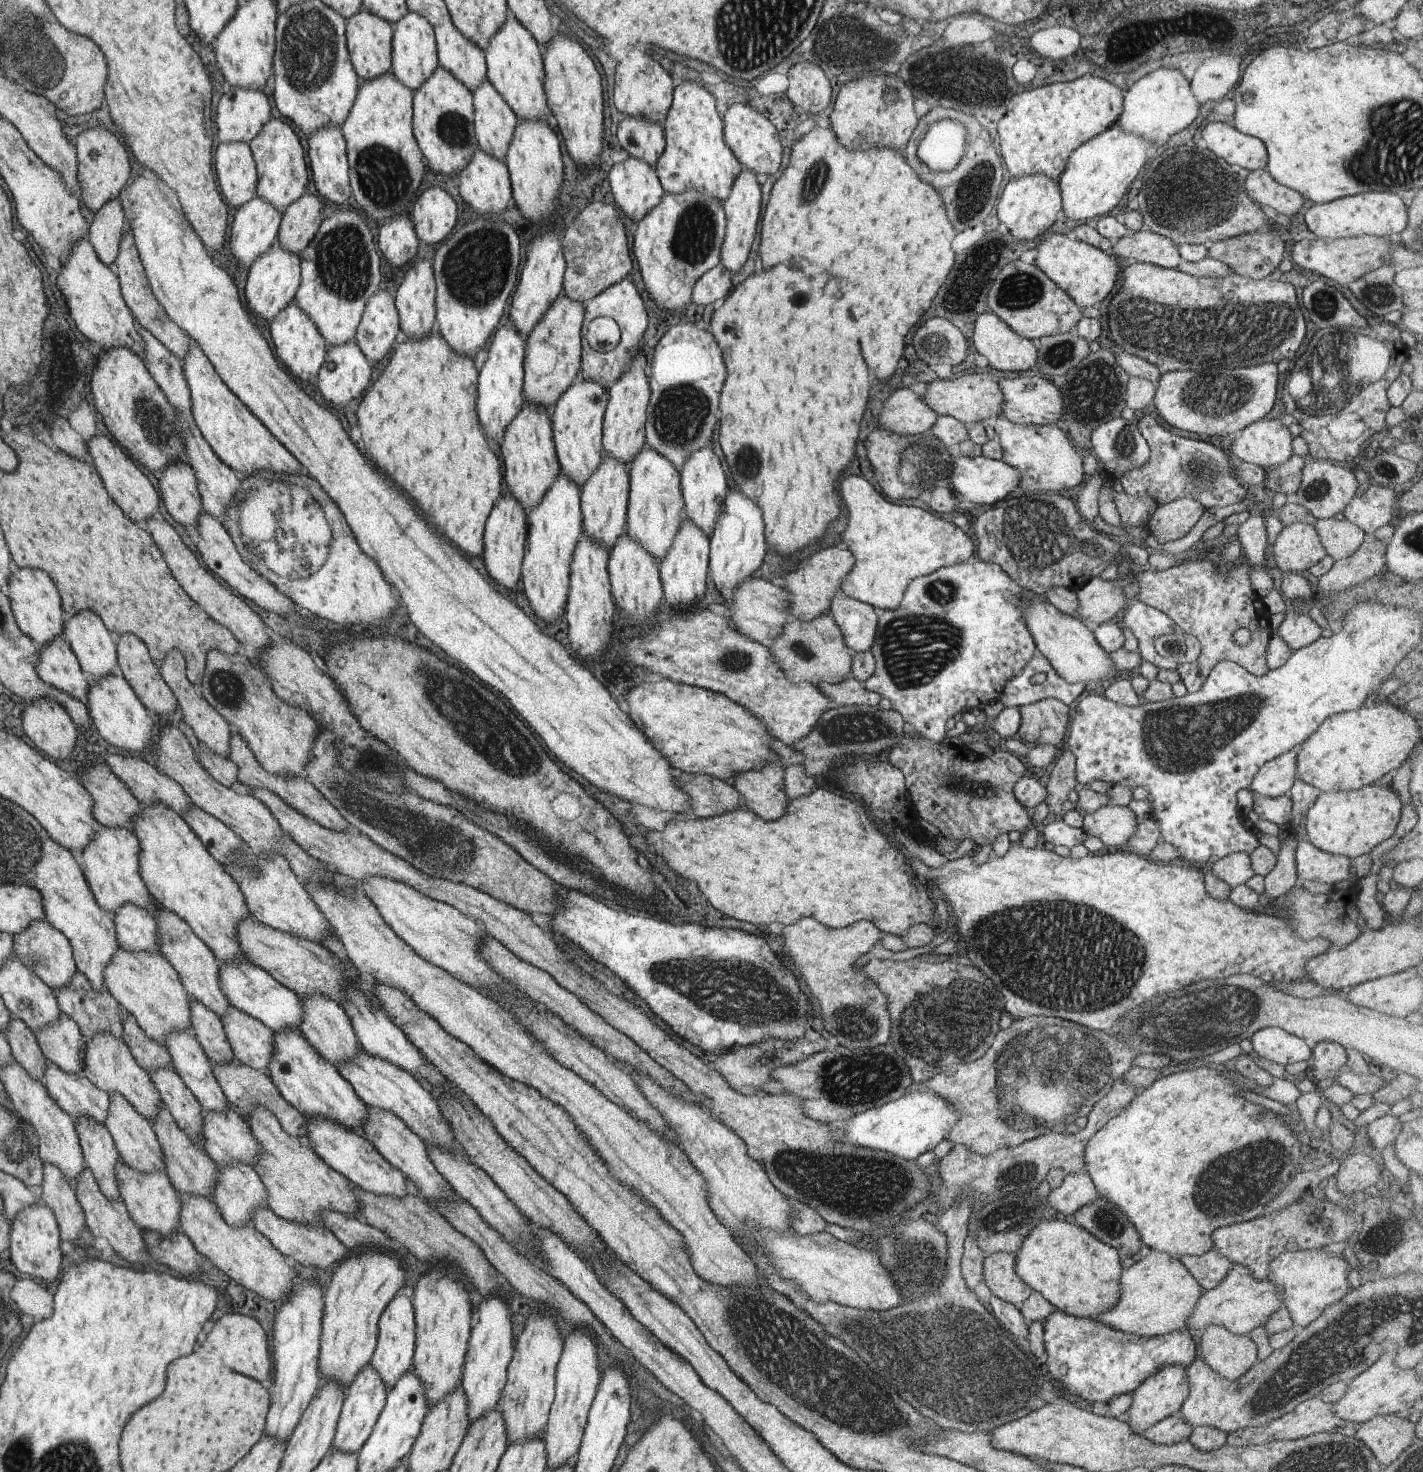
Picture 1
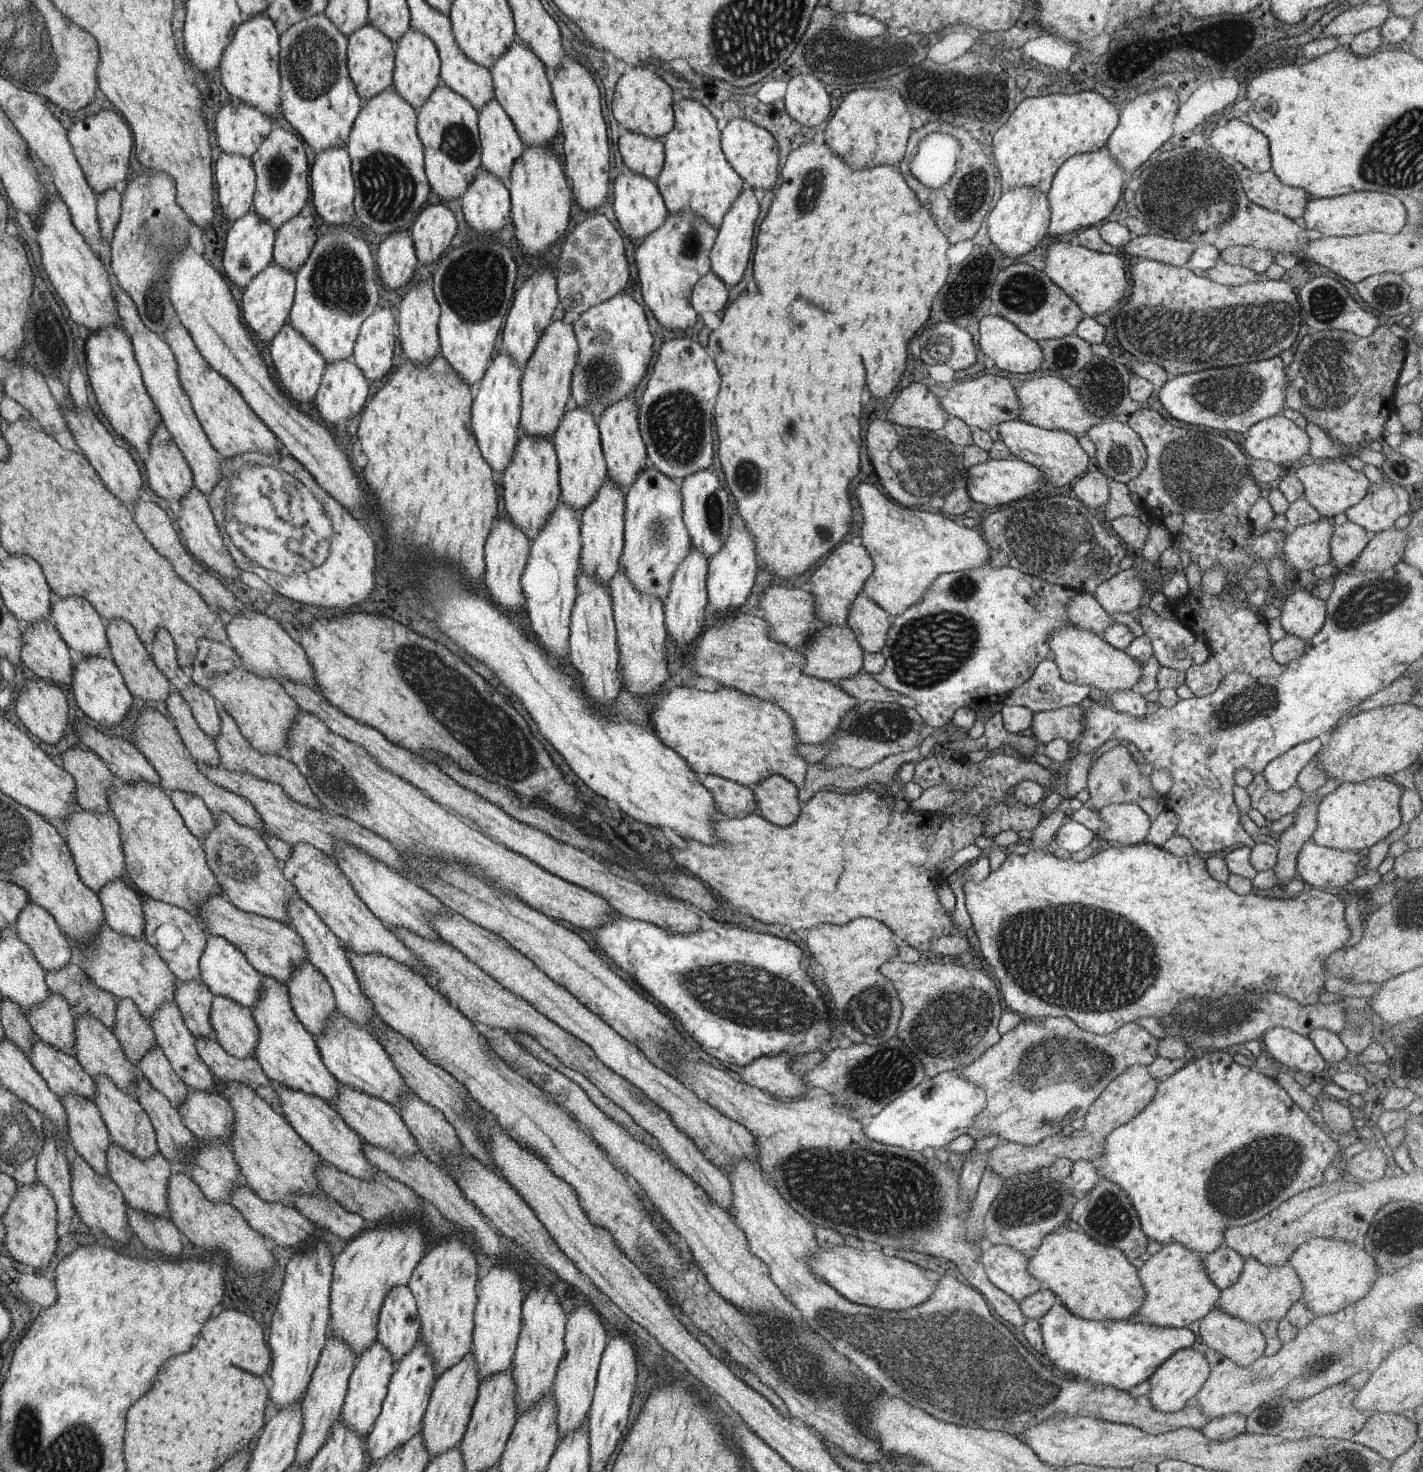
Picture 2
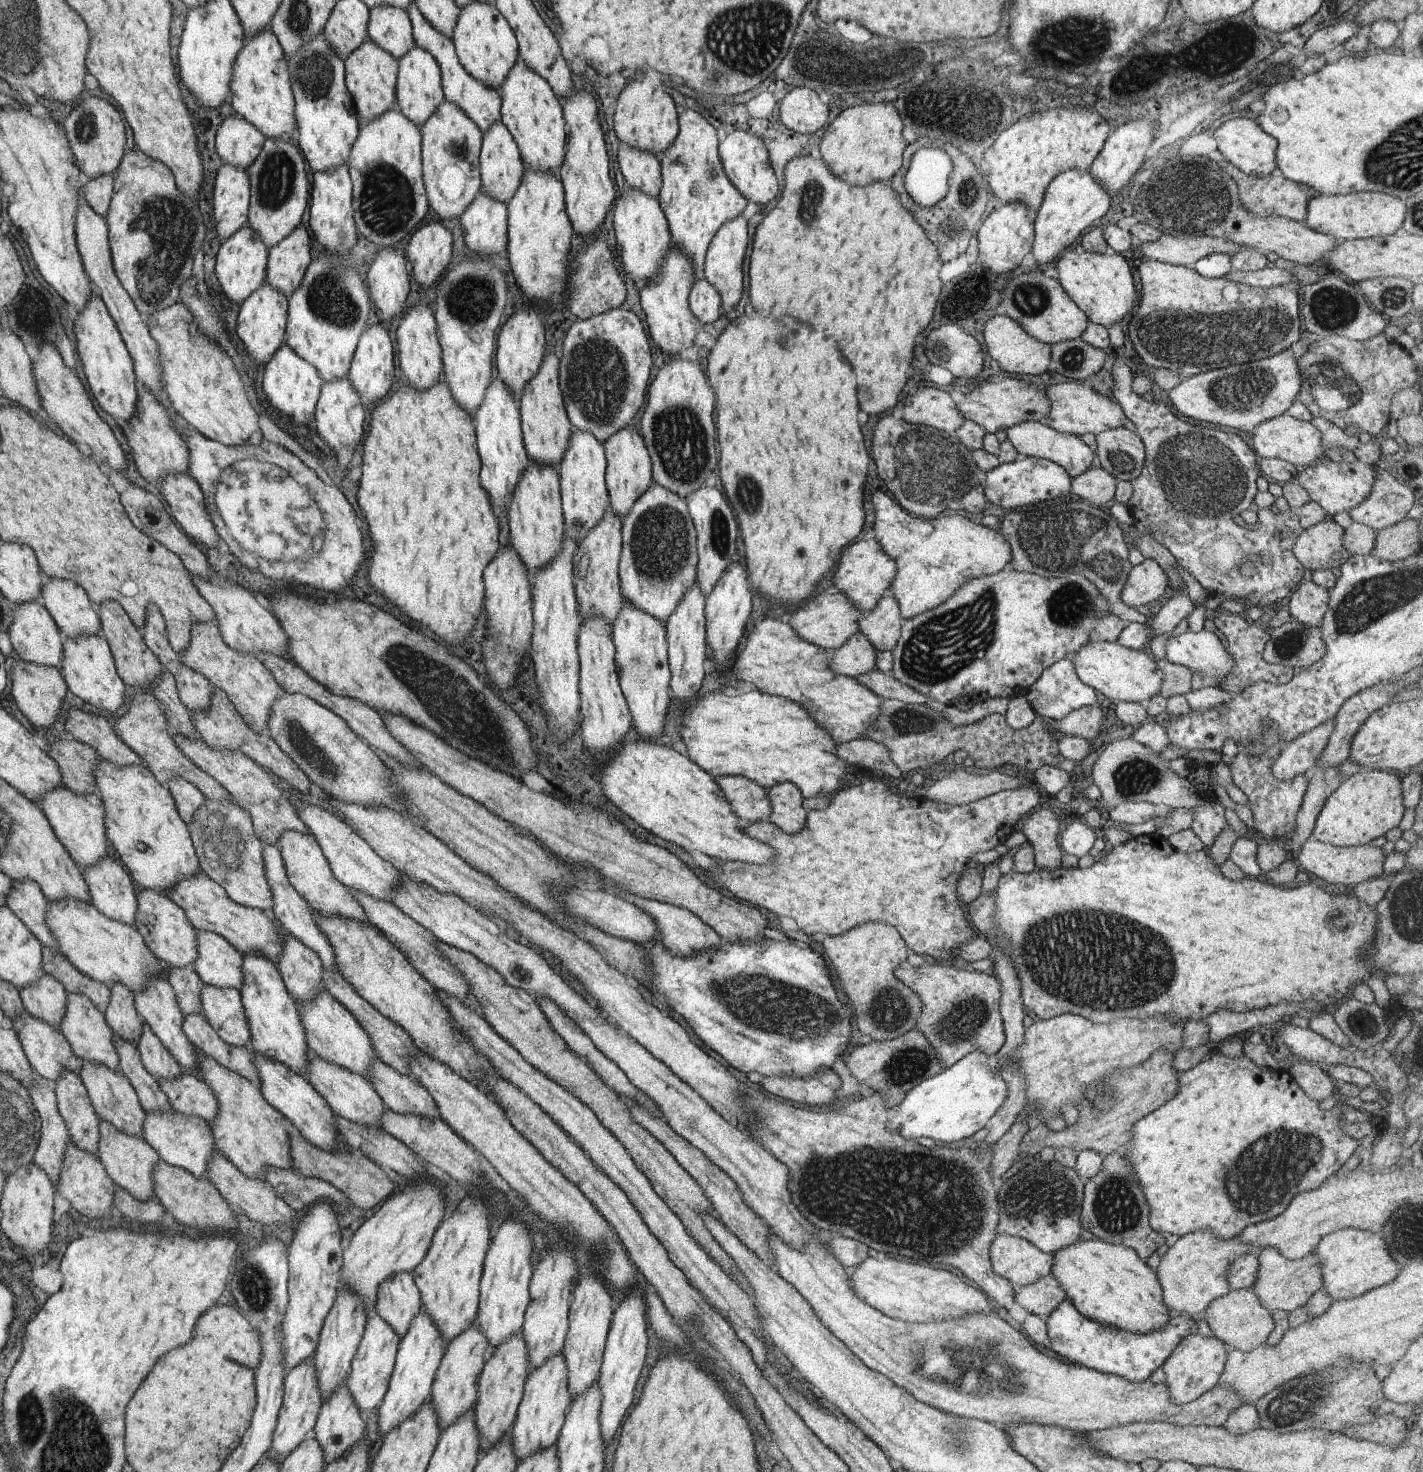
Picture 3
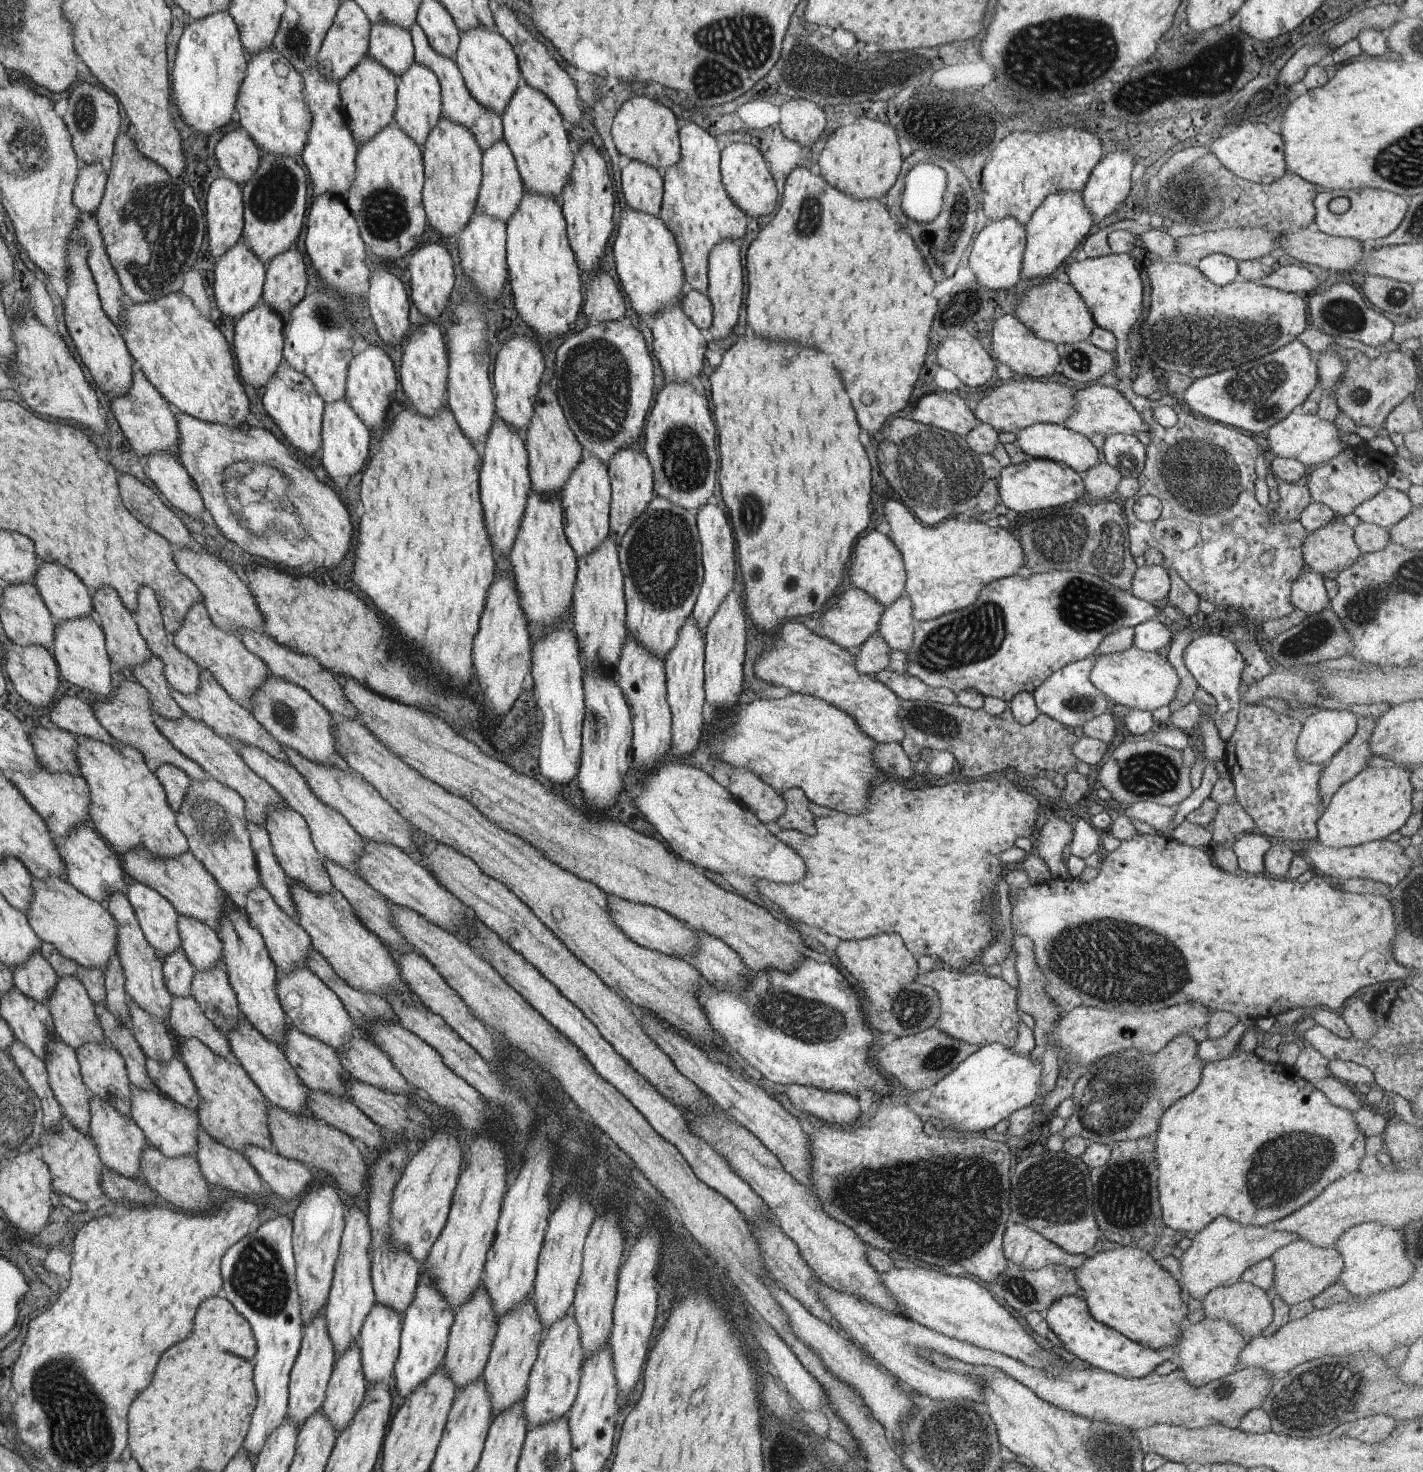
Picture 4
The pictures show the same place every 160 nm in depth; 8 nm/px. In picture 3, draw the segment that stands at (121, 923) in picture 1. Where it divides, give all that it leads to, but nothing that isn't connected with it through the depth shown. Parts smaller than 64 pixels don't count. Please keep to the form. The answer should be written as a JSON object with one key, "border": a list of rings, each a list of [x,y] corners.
{"border":[[[111,854],[103,855],[81,873],[89,889],[89,902],[105,916],[133,926],[138,904],[135,904],[131,880],[119,862],[115,862]]]}

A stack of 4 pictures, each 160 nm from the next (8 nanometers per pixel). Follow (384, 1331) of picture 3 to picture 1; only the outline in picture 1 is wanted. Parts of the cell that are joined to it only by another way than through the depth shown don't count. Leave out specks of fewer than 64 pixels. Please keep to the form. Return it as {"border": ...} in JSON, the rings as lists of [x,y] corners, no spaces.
{"border":[[[371,1365],[363,1367],[358,1375],[355,1375],[353,1384],[345,1388],[345,1400],[342,1403],[341,1414],[338,1415],[331,1449],[357,1453],[369,1438],[370,1432],[385,1406],[387,1394],[389,1394],[389,1389],[386,1388],[375,1368]]]}

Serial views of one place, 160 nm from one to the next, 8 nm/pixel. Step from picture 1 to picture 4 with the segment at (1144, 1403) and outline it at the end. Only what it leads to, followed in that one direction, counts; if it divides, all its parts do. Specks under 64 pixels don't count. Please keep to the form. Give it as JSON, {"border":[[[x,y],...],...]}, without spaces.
{"border":[[[1205,1317],[1194,1324],[1191,1323],[1189,1328],[1182,1332],[1176,1345],[1181,1358],[1181,1364],[1177,1368],[1185,1373],[1191,1386],[1203,1386],[1241,1369],[1241,1366],[1238,1366],[1238,1358],[1246,1343],[1247,1339],[1233,1323]]]}

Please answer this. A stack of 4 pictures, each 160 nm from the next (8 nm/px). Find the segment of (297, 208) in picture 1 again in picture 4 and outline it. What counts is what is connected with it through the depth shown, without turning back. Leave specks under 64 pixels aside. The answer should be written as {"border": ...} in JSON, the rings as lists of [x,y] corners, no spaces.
{"border":[[[295,249],[282,253],[267,265],[263,300],[270,309],[283,316],[283,324],[286,324],[289,313],[303,300],[305,286],[307,286],[307,276],[305,274],[307,274],[305,272],[305,264],[303,264],[301,256],[295,252]]]}

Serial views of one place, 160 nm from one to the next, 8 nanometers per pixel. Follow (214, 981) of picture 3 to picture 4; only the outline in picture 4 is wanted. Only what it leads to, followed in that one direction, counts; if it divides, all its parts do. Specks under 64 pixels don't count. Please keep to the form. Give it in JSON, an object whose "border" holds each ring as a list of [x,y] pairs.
{"border":[[[178,915],[177,927],[180,947],[195,971],[222,967],[222,943],[214,929],[183,915]]]}

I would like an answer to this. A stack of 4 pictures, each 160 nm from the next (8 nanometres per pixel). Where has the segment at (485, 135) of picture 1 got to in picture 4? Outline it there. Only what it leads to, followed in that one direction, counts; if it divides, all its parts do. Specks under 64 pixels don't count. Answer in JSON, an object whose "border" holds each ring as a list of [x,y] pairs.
{"border":[[[501,140],[483,151],[482,186],[478,188],[477,212],[489,215],[491,218],[506,223],[518,208],[525,194],[525,185],[519,176],[514,155],[510,148]]]}

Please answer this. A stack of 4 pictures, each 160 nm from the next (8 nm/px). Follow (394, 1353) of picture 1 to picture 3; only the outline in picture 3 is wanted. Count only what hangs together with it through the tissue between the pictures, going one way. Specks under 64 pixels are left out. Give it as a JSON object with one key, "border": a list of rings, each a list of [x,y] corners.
{"border":[[[398,1272],[379,1286],[373,1313],[377,1313],[396,1335],[403,1336],[418,1314],[421,1301],[411,1272]]]}

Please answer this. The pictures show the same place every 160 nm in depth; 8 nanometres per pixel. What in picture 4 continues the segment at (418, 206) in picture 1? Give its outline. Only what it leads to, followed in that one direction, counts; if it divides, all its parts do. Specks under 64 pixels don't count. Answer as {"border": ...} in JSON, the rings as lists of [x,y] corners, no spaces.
{"border":[[[427,242],[421,248],[416,248],[409,256],[407,263],[407,272],[410,274],[409,296],[419,314],[427,316],[427,318],[437,318],[441,314],[441,310],[447,304],[449,292],[453,288],[453,268],[451,268],[451,256],[447,254],[447,250],[439,244]]]}

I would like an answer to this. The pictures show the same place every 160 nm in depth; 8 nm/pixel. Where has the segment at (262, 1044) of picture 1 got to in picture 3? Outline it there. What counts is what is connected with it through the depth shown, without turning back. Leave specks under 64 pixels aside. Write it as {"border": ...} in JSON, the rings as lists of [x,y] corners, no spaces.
{"border":[[[203,985],[201,1001],[203,1016],[223,1042],[234,1047],[248,1046],[250,1029],[239,990]]]}

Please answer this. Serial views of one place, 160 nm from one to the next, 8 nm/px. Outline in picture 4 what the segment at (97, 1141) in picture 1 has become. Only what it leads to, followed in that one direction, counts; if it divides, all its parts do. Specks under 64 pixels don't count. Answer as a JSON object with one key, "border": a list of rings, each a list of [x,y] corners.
{"border":[[[54,1035],[49,1036],[49,1039],[46,1040],[46,1055],[43,1061],[48,1074],[48,1085],[55,1100],[59,1103],[63,1116],[67,1117],[76,1129],[87,1134],[90,1124],[89,1098],[91,1095],[86,1085],[83,1084],[74,1049]]]}

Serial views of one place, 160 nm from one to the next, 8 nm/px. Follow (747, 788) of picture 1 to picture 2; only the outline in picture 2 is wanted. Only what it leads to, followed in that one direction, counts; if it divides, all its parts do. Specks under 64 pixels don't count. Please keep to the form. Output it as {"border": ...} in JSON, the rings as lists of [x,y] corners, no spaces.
{"border":[[[771,775],[749,786],[756,800],[757,813],[771,824],[786,827],[798,817],[798,788],[781,775]]]}

